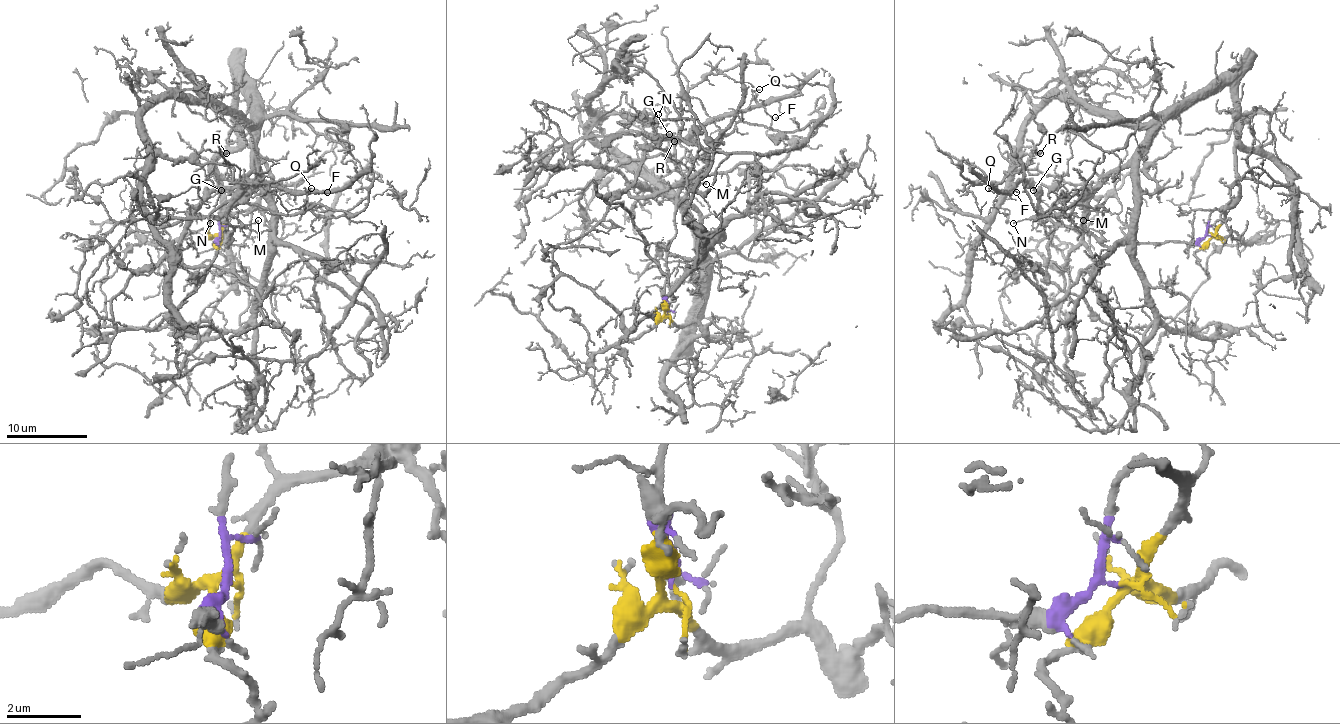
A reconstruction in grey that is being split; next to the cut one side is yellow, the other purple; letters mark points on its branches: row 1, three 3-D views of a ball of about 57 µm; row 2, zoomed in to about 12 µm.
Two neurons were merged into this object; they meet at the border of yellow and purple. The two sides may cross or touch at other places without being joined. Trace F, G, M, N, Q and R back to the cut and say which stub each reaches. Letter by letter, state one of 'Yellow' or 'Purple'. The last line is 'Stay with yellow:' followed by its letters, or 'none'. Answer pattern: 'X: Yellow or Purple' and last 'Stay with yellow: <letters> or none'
F: Purple
G: Purple
M: Purple
N: Purple
Q: Purple
R: Yellow
Stay with yellow: R

